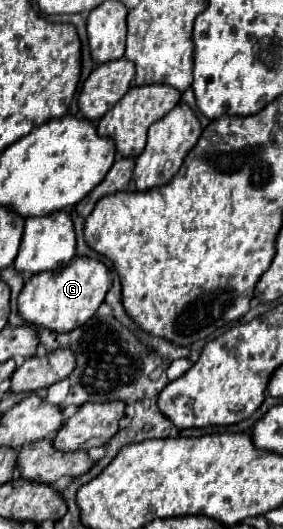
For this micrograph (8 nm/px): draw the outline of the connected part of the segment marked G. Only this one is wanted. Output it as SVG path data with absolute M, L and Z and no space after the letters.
M74 256L72 262L62 270L40 272L32 276L18 296L18 312L28 324L46 326L54 332L70 332L94 316L94 312L104 302L110 286L112 278L104 262L96 258Z

